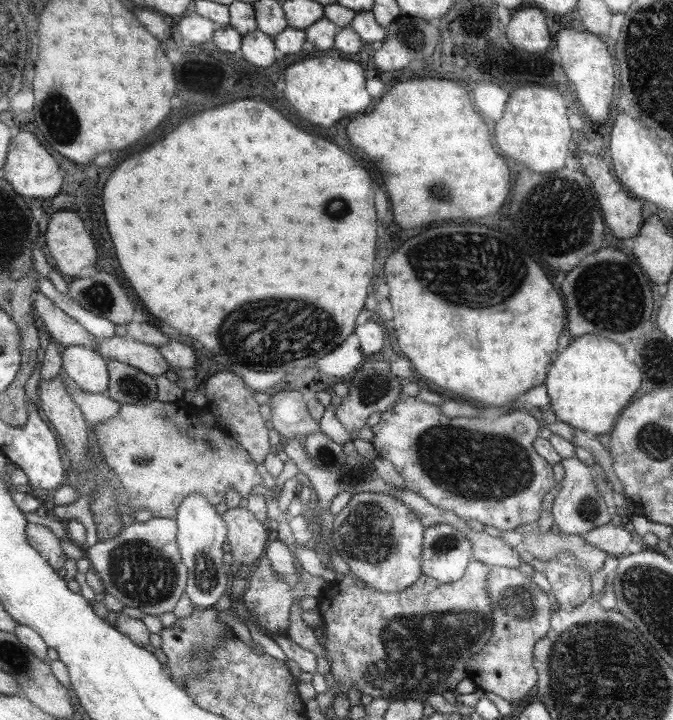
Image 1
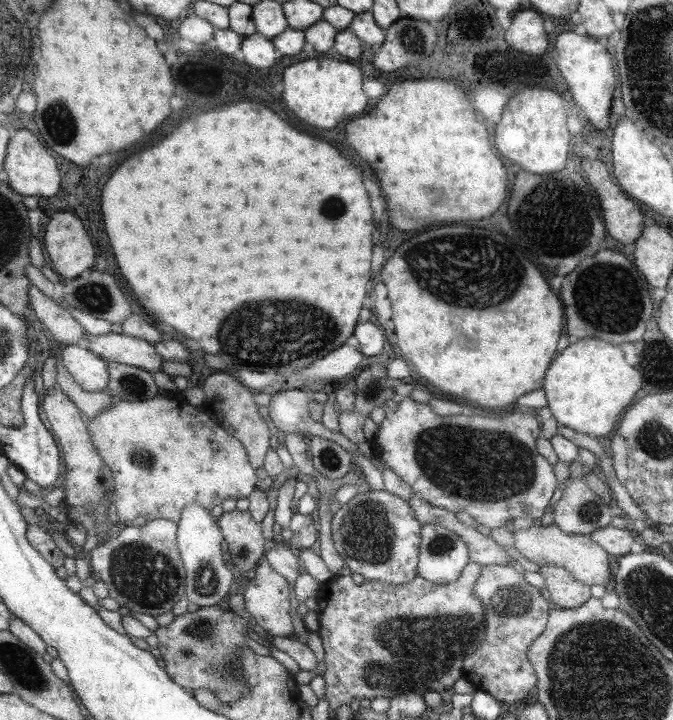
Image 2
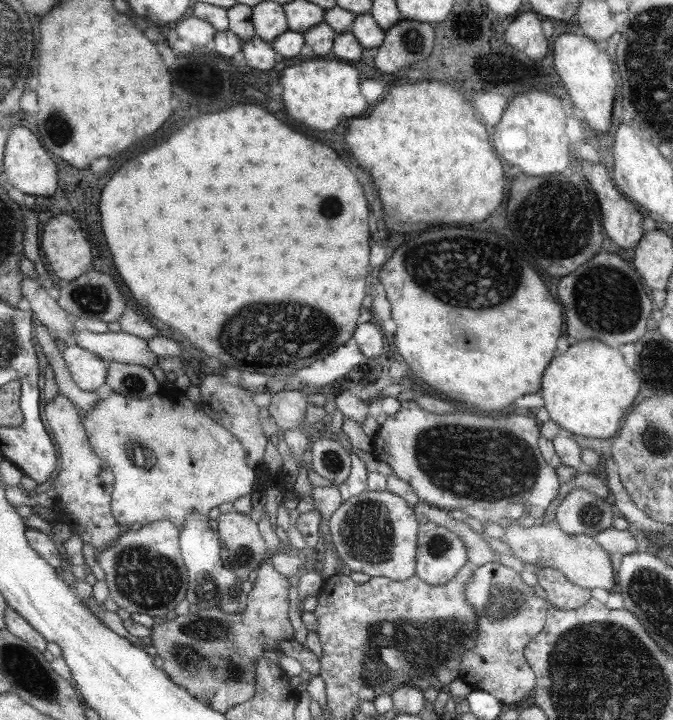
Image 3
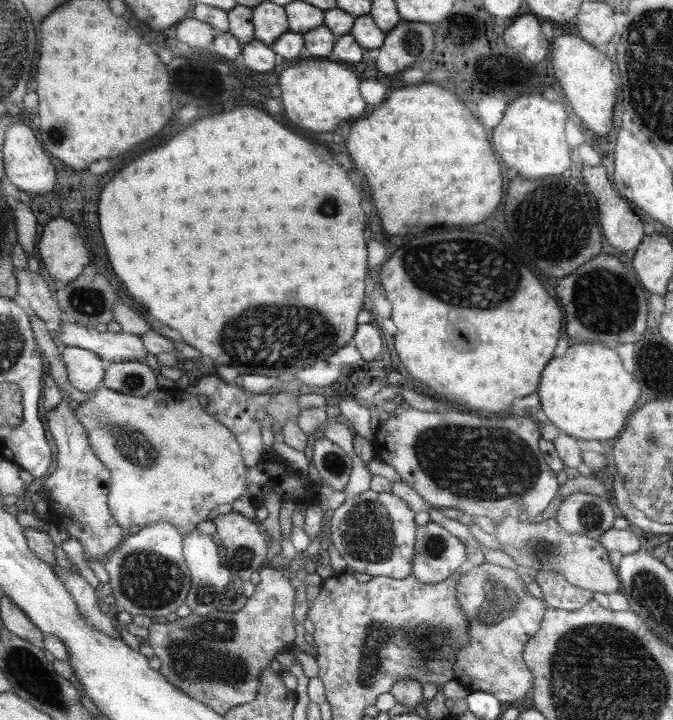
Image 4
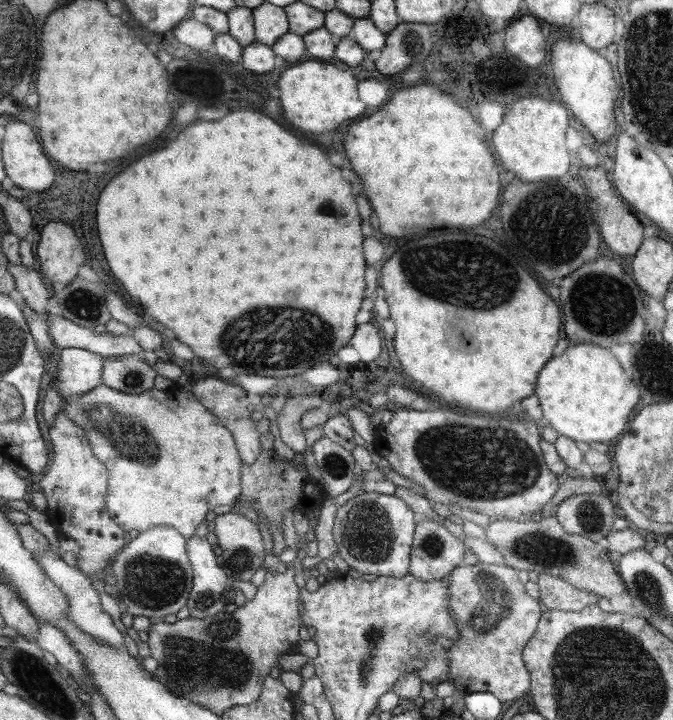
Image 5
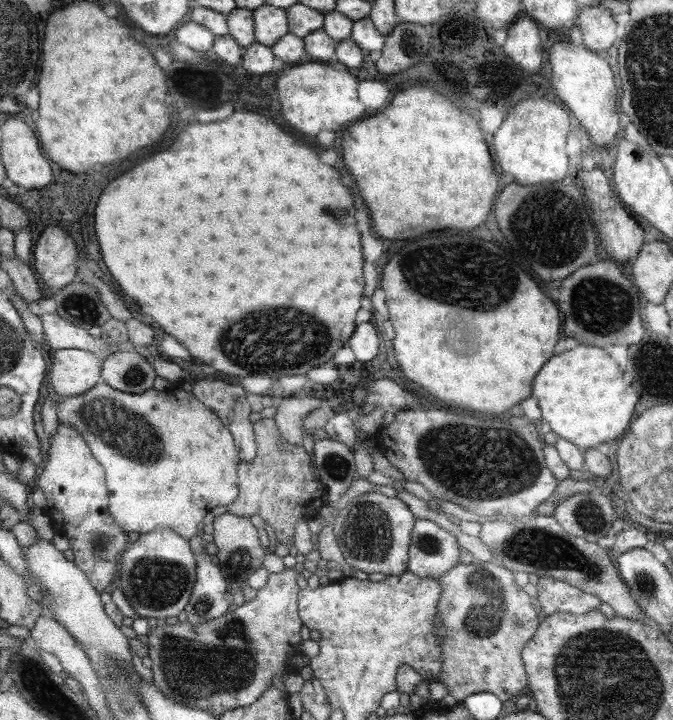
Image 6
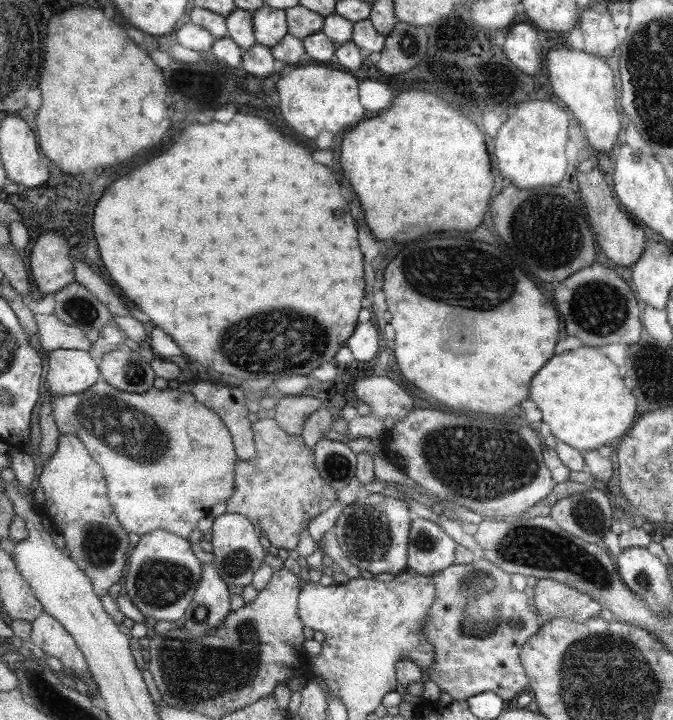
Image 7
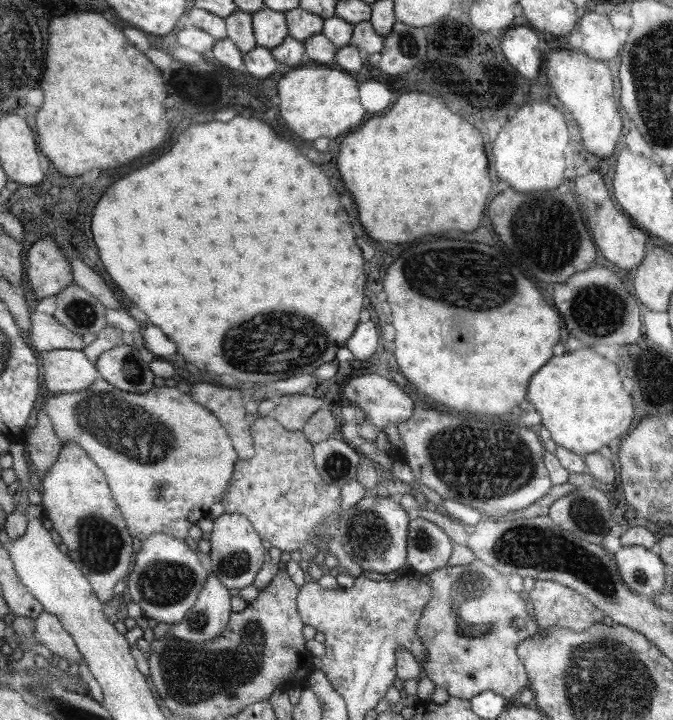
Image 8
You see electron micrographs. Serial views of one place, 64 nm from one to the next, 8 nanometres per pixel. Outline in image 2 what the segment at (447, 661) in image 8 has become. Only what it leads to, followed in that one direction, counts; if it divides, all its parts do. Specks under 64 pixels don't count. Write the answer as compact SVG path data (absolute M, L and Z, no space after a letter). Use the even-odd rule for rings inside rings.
M513 565L484 566L475 595L485 606L487 636L479 650L464 660L463 676L478 691L512 704L536 686L536 672L529 661L528 651L534 640L546 630L550 604L538 587L530 586Z

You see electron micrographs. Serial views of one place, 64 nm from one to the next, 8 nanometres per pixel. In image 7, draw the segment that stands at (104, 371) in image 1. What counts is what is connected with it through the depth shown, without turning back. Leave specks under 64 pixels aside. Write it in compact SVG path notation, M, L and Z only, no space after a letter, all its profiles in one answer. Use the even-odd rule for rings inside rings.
M50 351L49 364L48 383L59 397L82 394L104 379L101 365L90 351Z

